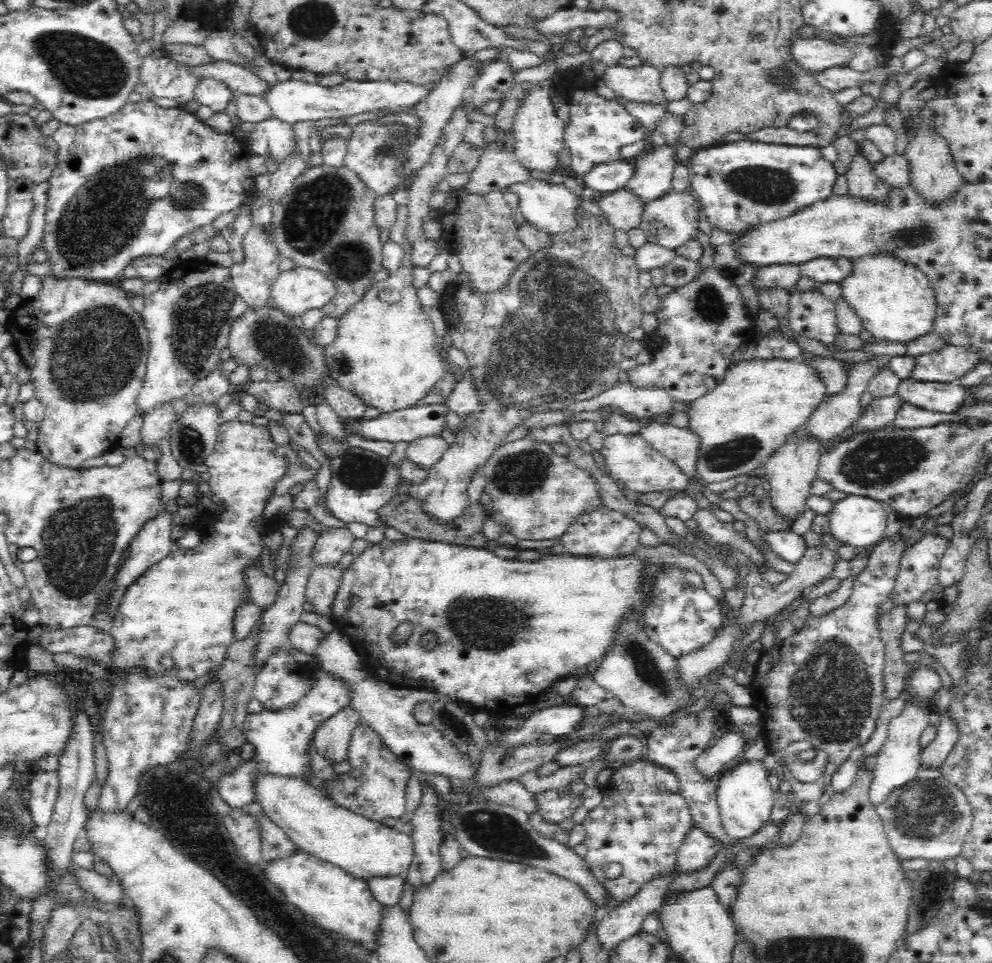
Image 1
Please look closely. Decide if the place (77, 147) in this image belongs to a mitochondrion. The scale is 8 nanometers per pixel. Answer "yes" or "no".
no

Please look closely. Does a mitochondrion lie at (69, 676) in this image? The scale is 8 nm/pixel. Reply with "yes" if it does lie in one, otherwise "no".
no

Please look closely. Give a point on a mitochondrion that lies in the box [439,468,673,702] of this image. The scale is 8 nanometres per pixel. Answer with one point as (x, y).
(489, 625)

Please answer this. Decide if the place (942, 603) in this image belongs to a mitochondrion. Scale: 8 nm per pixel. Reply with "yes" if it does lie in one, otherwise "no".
no

